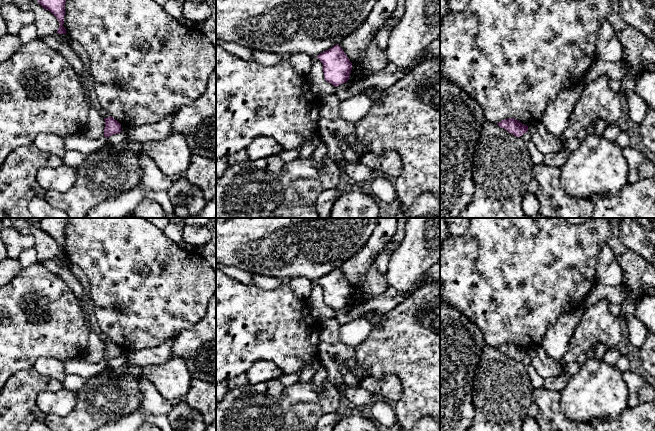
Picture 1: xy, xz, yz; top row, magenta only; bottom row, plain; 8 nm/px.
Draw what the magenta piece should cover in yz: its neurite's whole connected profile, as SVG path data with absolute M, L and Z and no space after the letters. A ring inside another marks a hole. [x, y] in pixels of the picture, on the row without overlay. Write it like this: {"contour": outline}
{"contour": "M514 342L502 344L497 347L497 349L516 361L521 361L524 357L528 356L528 350L523 349L520 345Z"}

